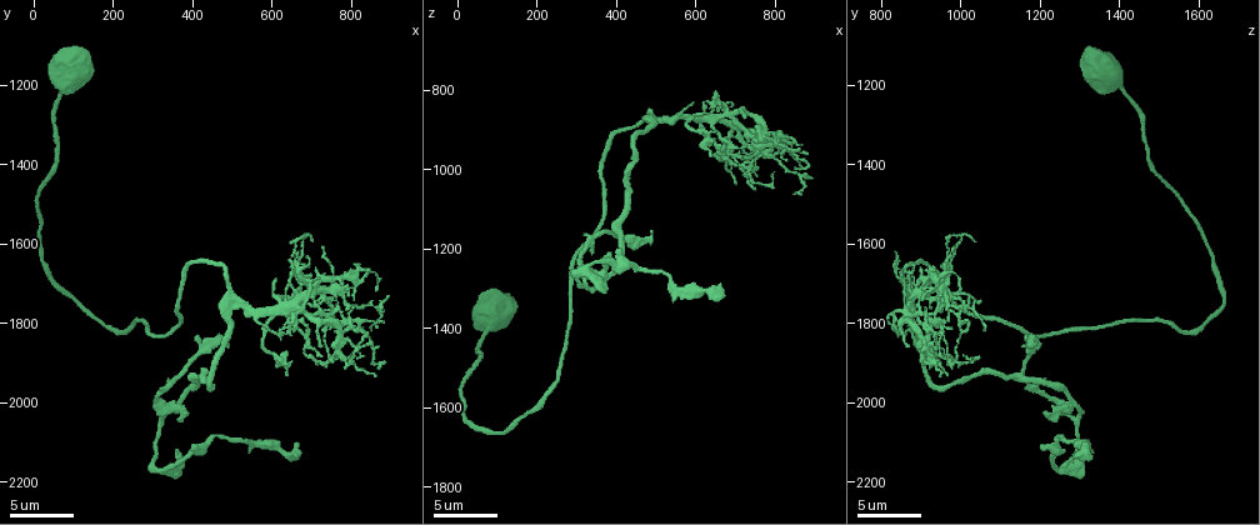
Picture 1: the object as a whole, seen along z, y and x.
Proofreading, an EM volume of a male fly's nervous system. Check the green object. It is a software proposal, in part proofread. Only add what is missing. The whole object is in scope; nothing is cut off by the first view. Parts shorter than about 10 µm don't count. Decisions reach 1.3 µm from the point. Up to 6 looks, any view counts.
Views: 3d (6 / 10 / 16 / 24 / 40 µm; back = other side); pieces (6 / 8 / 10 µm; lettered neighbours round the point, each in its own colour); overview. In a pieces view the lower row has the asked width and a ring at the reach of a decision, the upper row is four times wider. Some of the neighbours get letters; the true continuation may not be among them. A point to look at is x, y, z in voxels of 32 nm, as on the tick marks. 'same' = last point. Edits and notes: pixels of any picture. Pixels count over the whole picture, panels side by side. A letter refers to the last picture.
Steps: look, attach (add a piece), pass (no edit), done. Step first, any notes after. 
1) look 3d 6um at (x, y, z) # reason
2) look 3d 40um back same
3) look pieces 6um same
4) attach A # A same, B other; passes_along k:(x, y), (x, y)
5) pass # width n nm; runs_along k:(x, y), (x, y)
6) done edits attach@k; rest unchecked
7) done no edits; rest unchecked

look pieces 8um at (480, 1855, 1160) # an open end

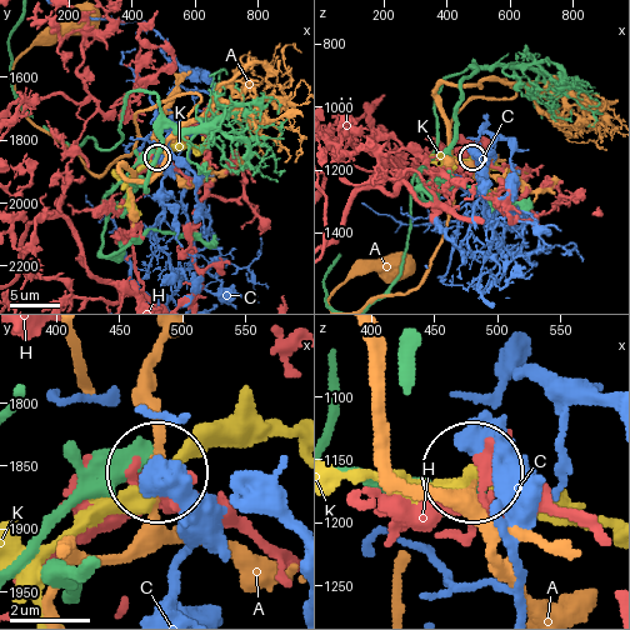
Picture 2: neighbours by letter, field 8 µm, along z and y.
pass # A other, C other, H other, K other; none of them fits

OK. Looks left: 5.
look pieces 10um at (390, 2030, 1210) # branch stops here

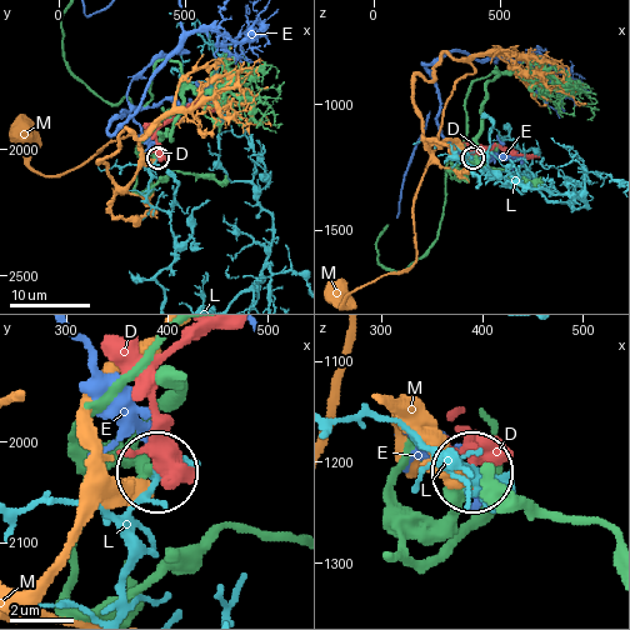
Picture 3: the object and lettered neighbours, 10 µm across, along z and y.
pass # D other, E other, L other, M other; none of them fits

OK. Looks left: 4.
look 3d 10um at (665, 2110, 1310) # end of a long branch

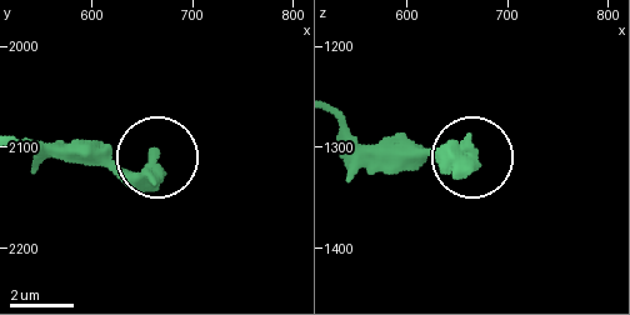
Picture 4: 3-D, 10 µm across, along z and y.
look pieces 8um same

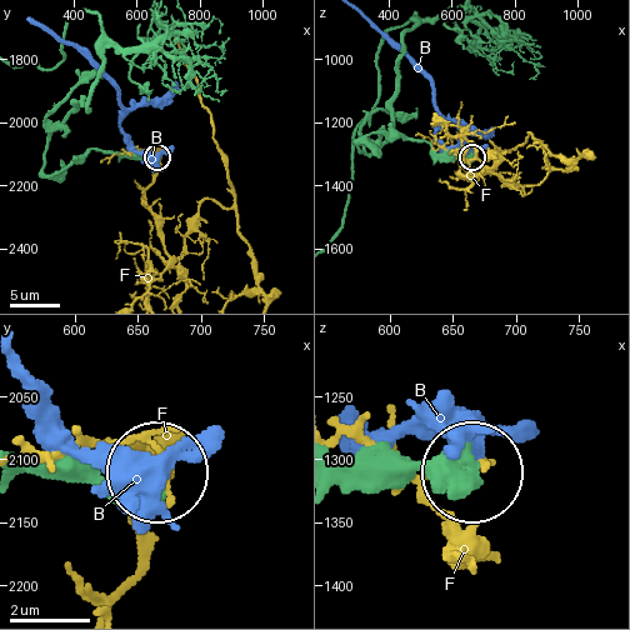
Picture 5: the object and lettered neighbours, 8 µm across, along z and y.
pass # B other, F other; no lettered piece goes on from it

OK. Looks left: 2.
done no edits; rest unchecked

